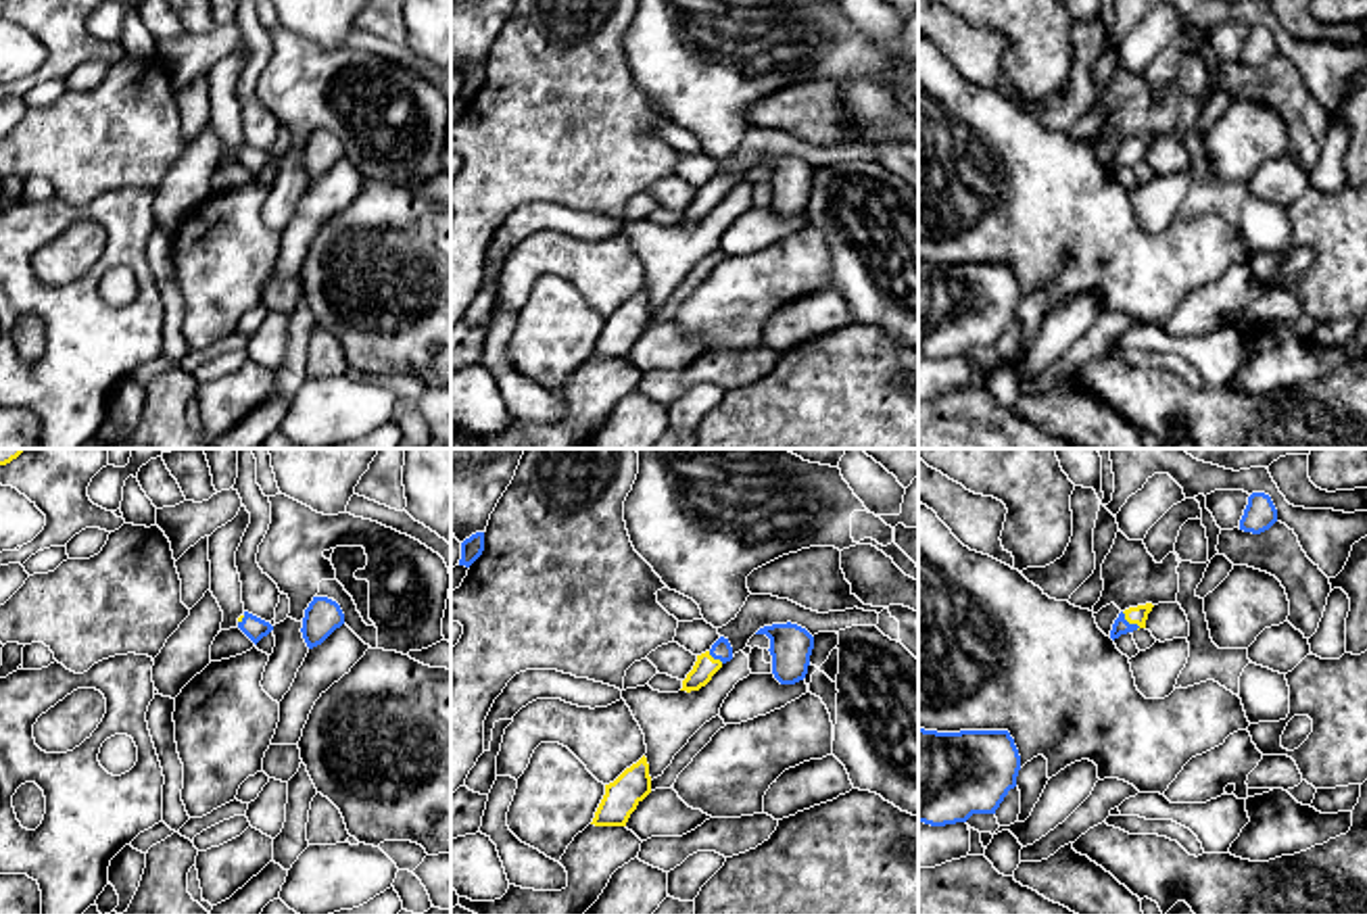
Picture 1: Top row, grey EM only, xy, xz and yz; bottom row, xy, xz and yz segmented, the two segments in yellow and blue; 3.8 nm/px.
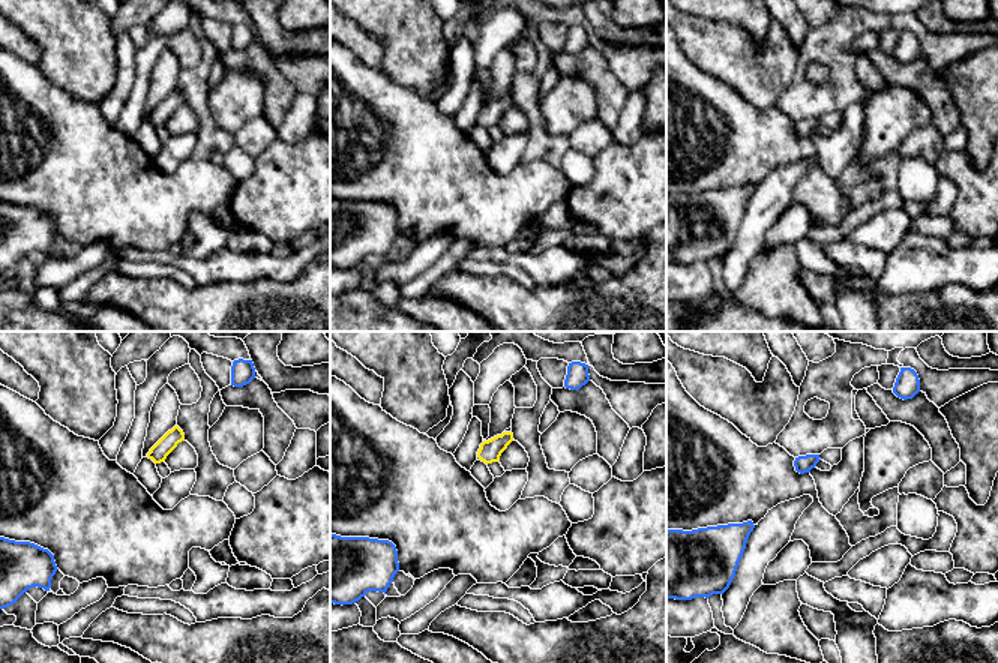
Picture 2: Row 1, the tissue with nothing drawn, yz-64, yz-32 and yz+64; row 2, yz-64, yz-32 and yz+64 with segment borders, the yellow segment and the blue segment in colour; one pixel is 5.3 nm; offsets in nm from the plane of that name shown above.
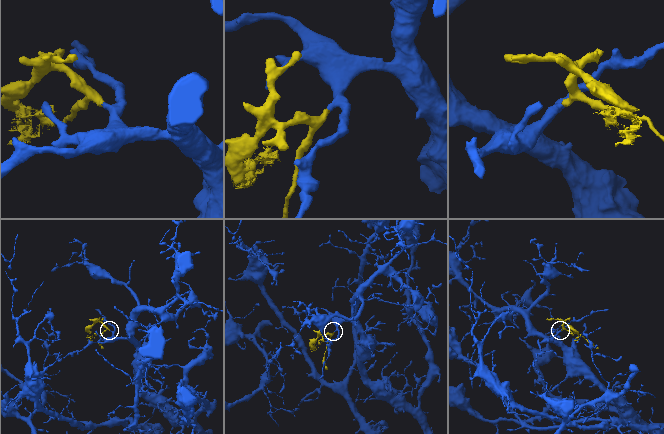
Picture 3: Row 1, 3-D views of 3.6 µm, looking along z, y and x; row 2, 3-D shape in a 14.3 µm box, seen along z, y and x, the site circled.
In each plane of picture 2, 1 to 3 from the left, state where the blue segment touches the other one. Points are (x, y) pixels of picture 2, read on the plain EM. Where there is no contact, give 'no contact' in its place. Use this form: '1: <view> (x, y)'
1: no contact
2: no contact
3: no contact

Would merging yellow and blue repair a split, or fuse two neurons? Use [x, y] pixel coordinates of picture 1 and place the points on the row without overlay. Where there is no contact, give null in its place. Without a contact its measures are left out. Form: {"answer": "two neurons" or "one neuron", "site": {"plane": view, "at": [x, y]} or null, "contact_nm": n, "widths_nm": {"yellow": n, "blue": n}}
{"answer": "one neuron", "site": {"plane": "yz", "at": [1130, 155]}, "contact_nm": 100, "widths_nm": {"yellow": 70, "blue": 60}}

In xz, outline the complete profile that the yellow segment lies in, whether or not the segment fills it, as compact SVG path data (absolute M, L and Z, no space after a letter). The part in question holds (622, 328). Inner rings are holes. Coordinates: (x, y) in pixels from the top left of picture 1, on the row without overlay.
M643 288L626 300L614 315L605 317L605 328L591 357L626 359L637 338L651 326L649 296Z

